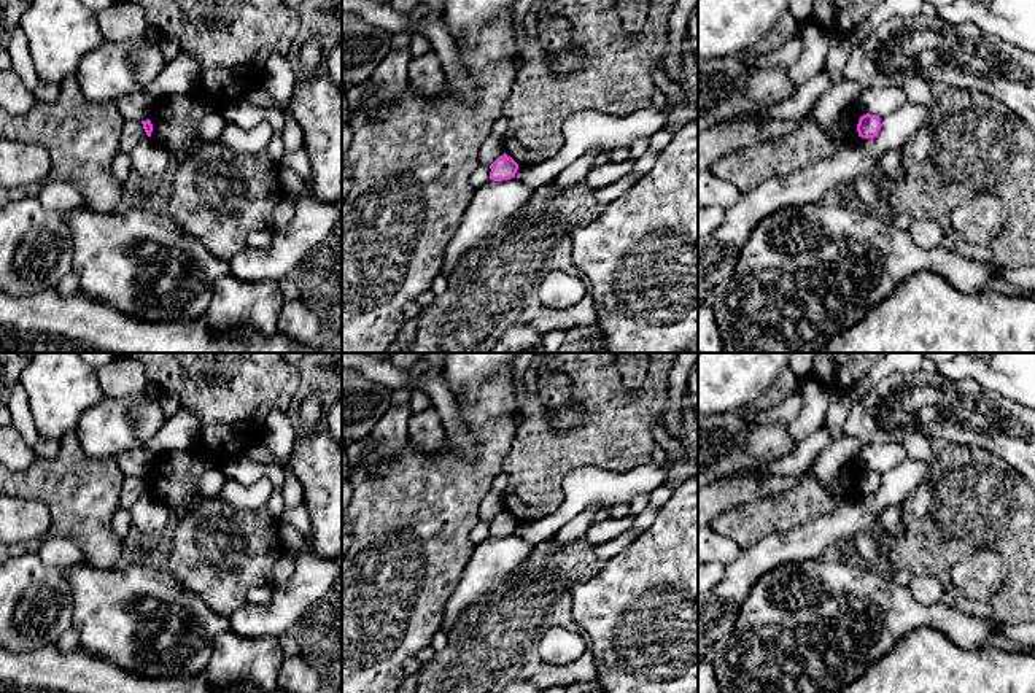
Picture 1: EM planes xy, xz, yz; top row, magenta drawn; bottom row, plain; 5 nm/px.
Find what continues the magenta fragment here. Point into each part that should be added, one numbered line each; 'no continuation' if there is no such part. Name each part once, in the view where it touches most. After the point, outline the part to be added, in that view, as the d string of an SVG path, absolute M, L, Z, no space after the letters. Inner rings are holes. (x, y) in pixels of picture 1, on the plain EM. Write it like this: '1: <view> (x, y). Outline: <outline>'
no continuation

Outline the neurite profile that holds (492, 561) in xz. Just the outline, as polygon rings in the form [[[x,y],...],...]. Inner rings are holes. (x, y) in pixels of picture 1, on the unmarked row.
[[[517,534],[490,536],[474,547],[463,577],[447,601],[442,625],[450,631],[471,606],[496,591],[533,548]]]

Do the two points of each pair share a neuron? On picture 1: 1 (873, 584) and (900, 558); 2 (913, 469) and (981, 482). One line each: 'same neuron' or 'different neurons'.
1: different neurons
2: different neurons

